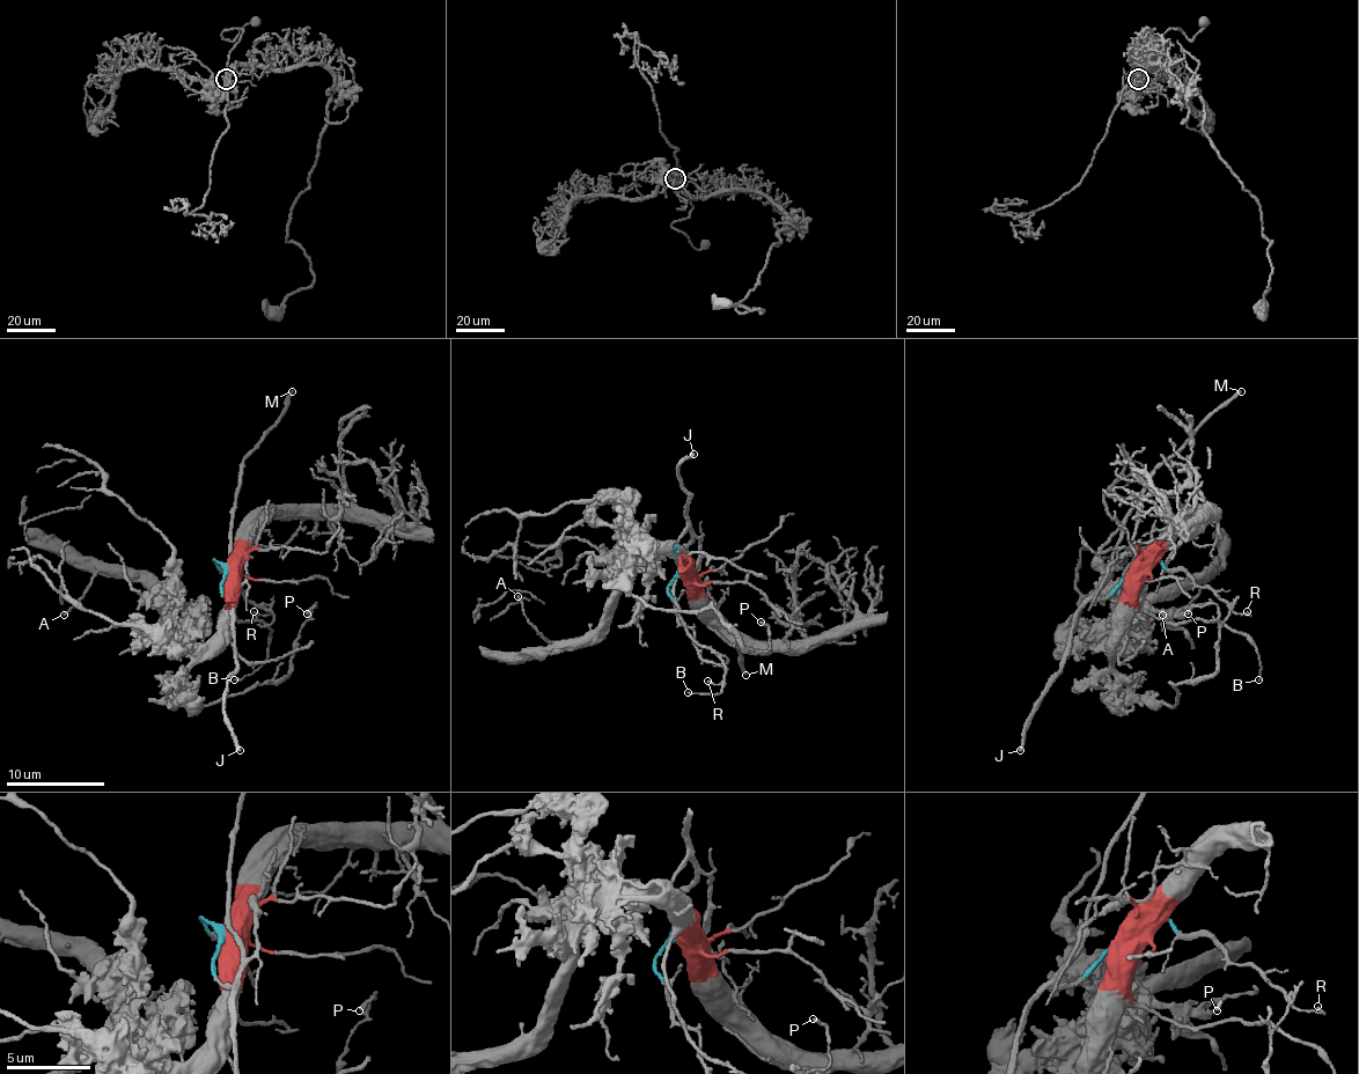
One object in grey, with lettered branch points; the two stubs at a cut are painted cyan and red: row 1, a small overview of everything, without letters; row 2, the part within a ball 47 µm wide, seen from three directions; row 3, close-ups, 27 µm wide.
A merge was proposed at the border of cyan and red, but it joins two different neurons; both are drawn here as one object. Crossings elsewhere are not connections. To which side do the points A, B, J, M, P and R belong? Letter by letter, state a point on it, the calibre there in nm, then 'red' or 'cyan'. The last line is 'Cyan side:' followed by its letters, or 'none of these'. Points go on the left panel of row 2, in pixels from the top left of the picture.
A: place (64, 615); calibre 150 nm; red
B: place (234, 679); calibre 140 nm; red
J: place (240, 750); calibre 240 nm; cyan
M: place (292, 391); calibre 260 nm; cyan
P: place (307, 613); calibre 200 nm; red
R: place (254, 611); calibre 110 nm; cyan
Cyan side: J, M, R

